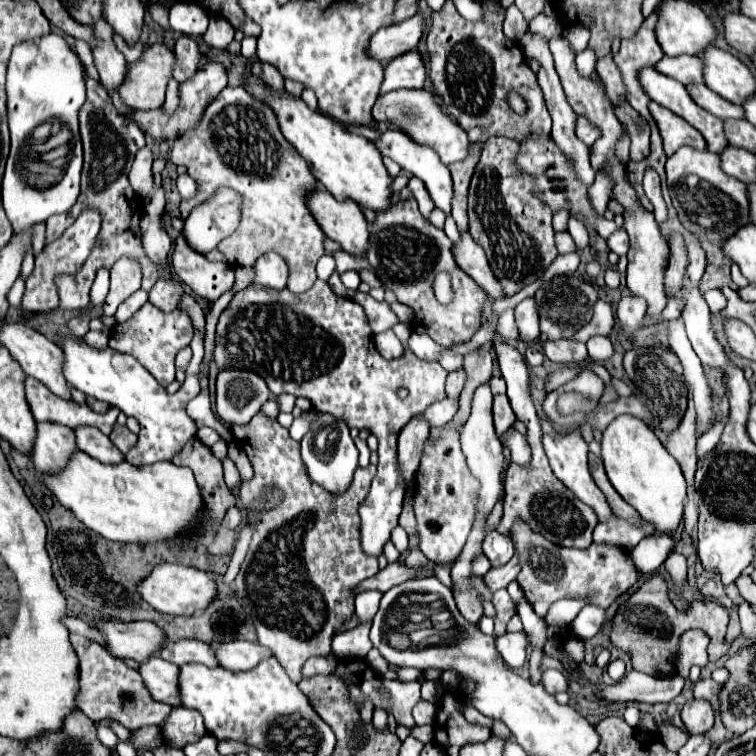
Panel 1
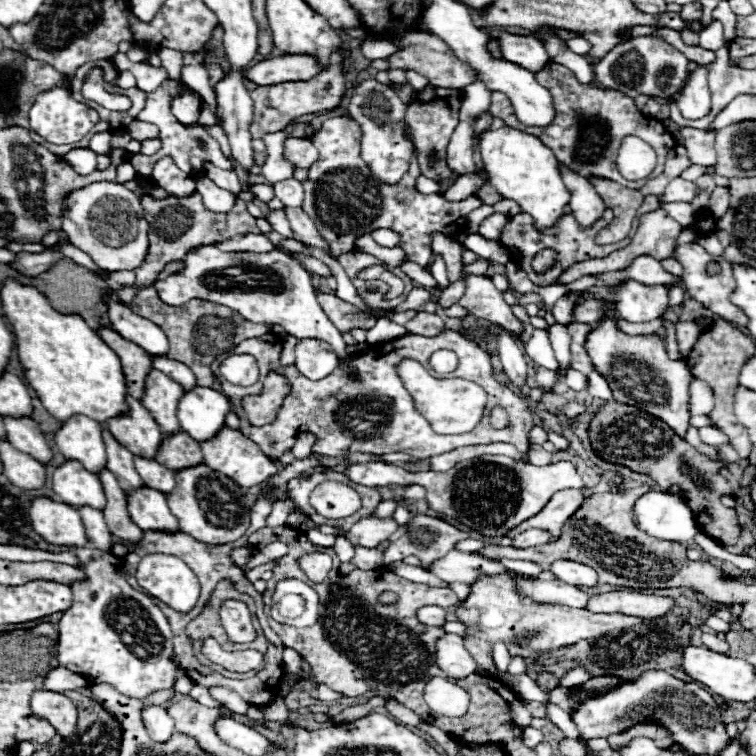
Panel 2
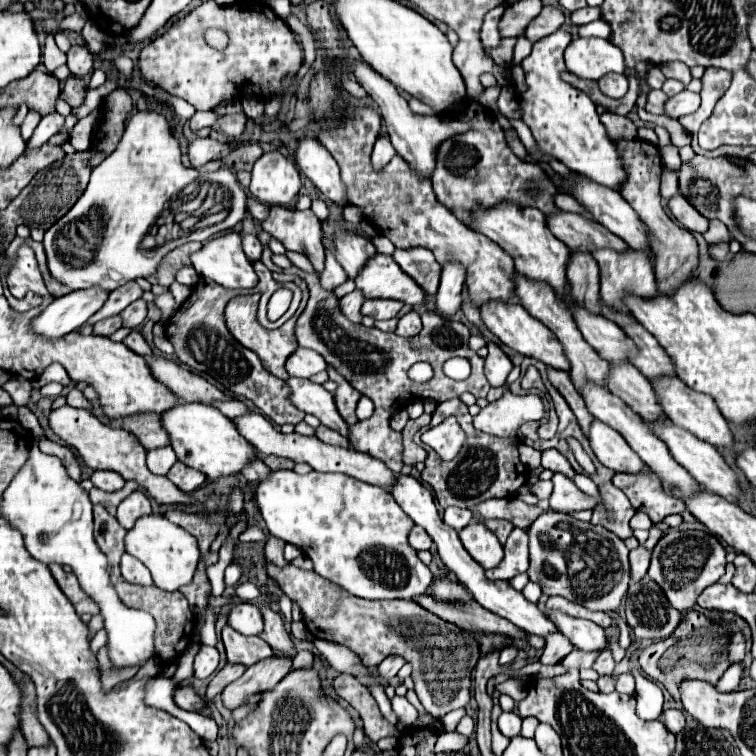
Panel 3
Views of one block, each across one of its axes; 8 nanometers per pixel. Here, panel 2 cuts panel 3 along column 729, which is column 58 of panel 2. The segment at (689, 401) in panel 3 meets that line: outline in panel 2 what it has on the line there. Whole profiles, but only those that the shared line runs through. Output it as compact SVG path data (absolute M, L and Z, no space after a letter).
M84 414L62 422L54 434L54 442L64 458L78 460L94 474L106 466L106 446L102 442L100 424Z

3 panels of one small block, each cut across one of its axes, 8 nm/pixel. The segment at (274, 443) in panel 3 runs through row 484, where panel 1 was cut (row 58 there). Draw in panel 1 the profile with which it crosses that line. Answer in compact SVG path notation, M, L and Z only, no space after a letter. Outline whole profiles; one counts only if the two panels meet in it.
M416 14L408 20L388 26L388 28L382 28L376 32L376 36L372 36L368 54L372 58L388 62L404 52L410 52L418 46L420 38L424 34L424 28L426 28L426 20L422 14Z

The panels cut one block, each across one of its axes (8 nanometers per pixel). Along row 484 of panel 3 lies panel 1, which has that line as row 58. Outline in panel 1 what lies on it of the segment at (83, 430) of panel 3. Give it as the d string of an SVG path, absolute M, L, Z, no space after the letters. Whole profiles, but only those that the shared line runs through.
M152 44L130 64L126 82L120 86L120 98L134 110L152 110L164 104L164 90L172 78L174 52L164 44Z

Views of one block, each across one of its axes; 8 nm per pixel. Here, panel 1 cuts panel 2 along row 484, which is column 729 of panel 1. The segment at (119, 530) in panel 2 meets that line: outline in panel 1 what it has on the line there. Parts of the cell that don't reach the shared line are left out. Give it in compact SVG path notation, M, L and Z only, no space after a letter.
M688 84L686 86L690 98L700 106L704 108L706 112L722 118L722 120L730 120L730 118L744 118L744 108L742 106L736 106L728 100L724 100L722 96L718 96L716 92L712 92L708 86L704 84Z

